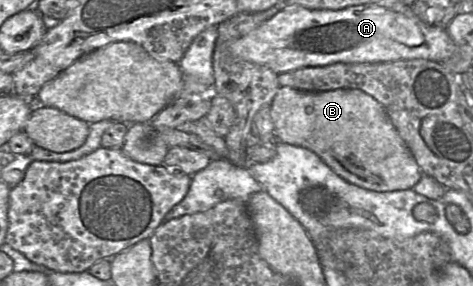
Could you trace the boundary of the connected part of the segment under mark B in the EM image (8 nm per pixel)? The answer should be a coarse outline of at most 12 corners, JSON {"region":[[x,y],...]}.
{"region":[[280,86],[275,142],[311,150],[353,185],[423,176],[362,90]]}

